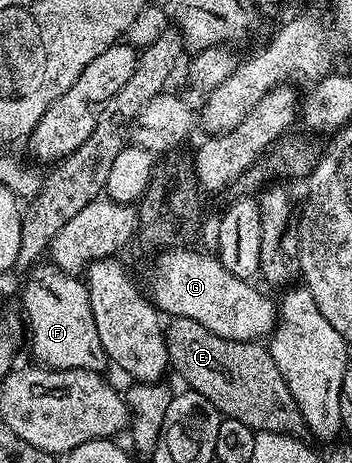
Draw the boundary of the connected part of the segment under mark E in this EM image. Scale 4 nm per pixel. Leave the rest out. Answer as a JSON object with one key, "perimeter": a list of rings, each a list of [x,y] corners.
{"perimeter":[[[171,318],[165,324],[164,334],[166,337],[166,348],[170,358],[171,368],[187,383],[190,391],[200,393],[216,410],[222,412],[228,419],[235,419],[244,425],[248,425],[255,433],[259,431],[271,431],[272,433],[284,433],[302,437],[307,434],[306,422],[280,373],[276,369],[276,361],[272,357],[269,346],[255,341],[232,341],[224,337],[216,337],[204,325],[200,325],[191,319]]]}

